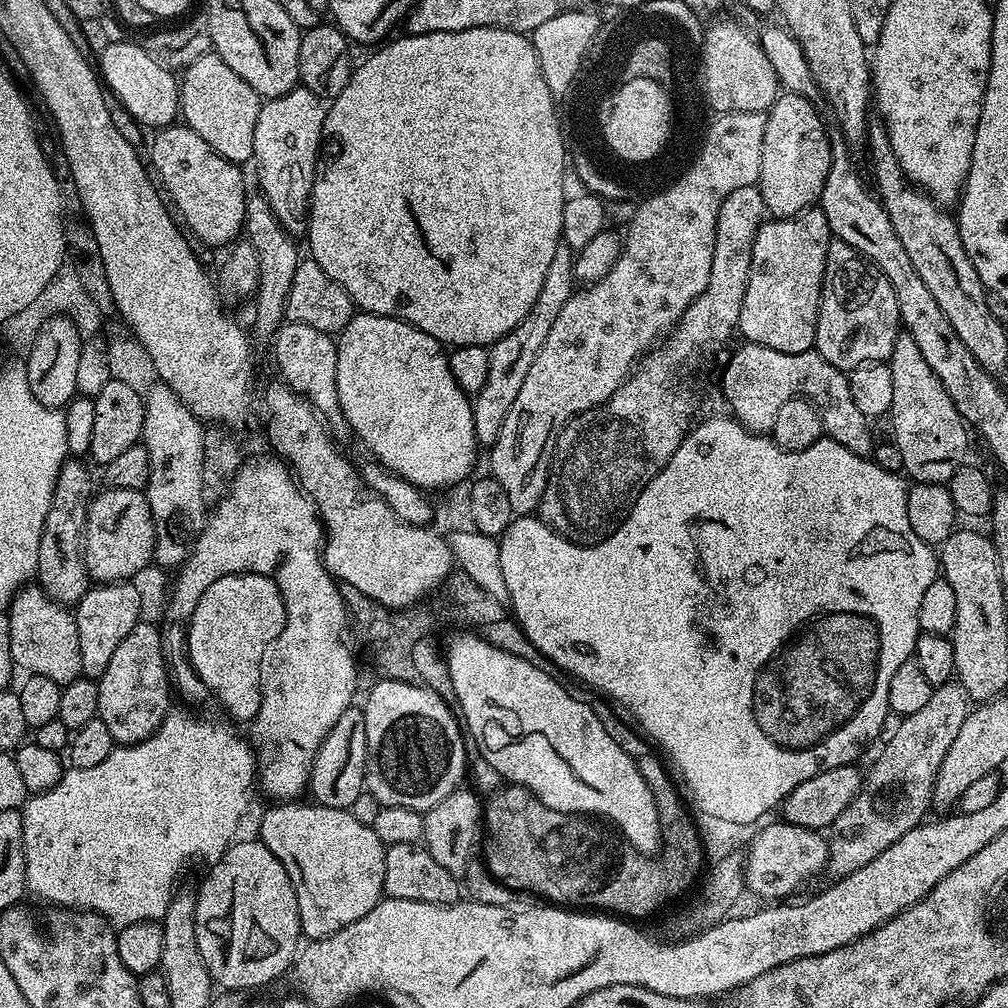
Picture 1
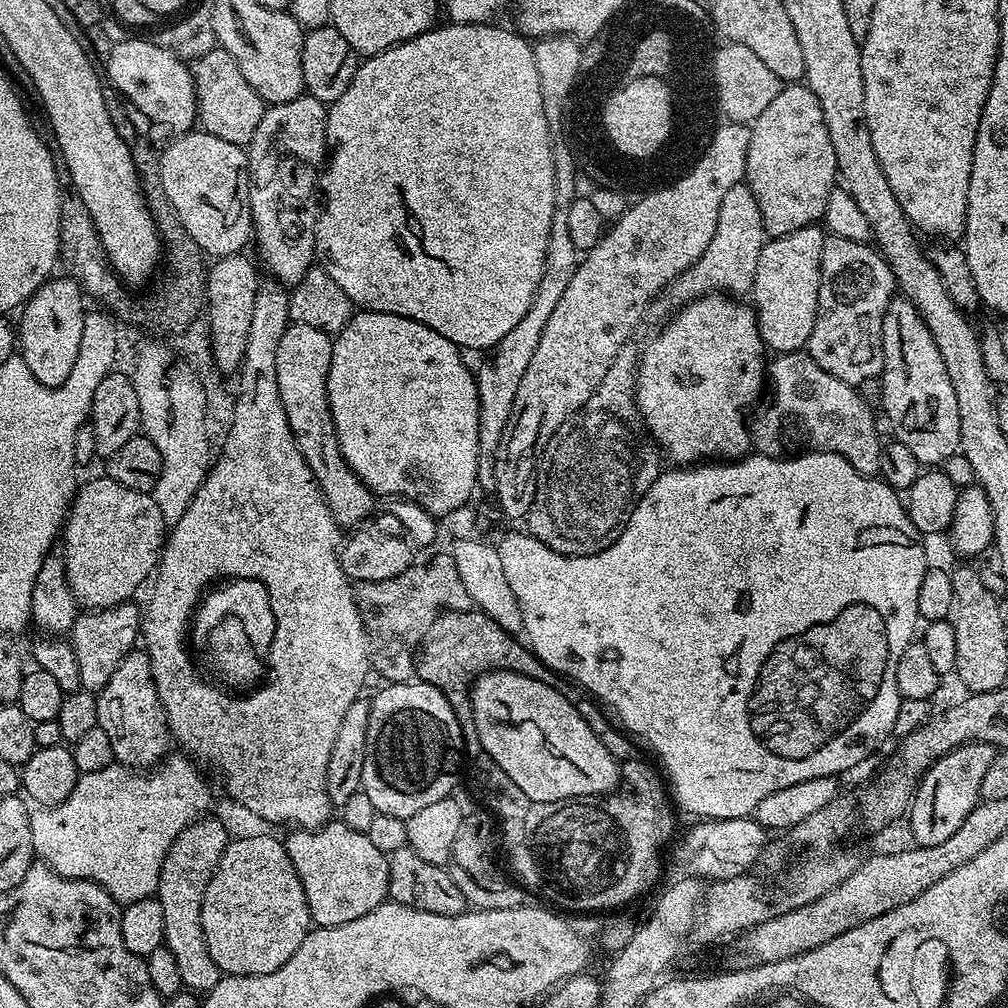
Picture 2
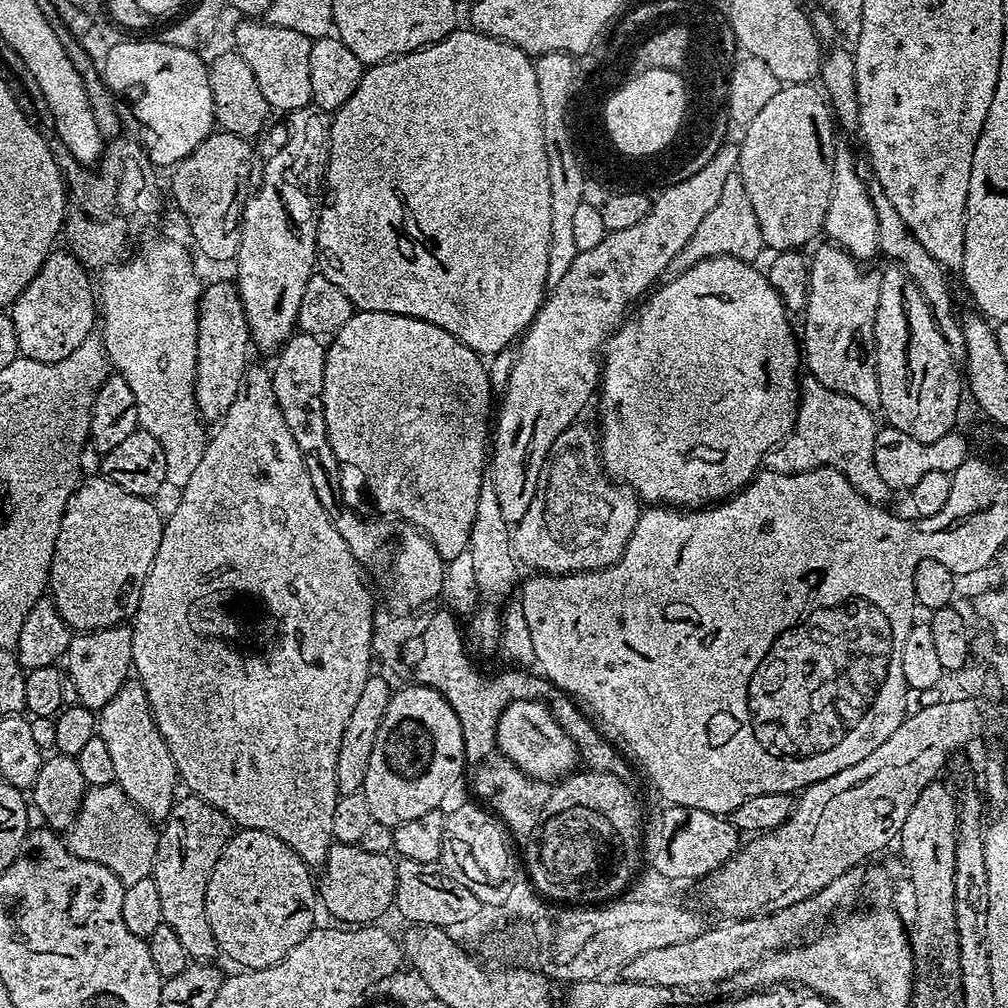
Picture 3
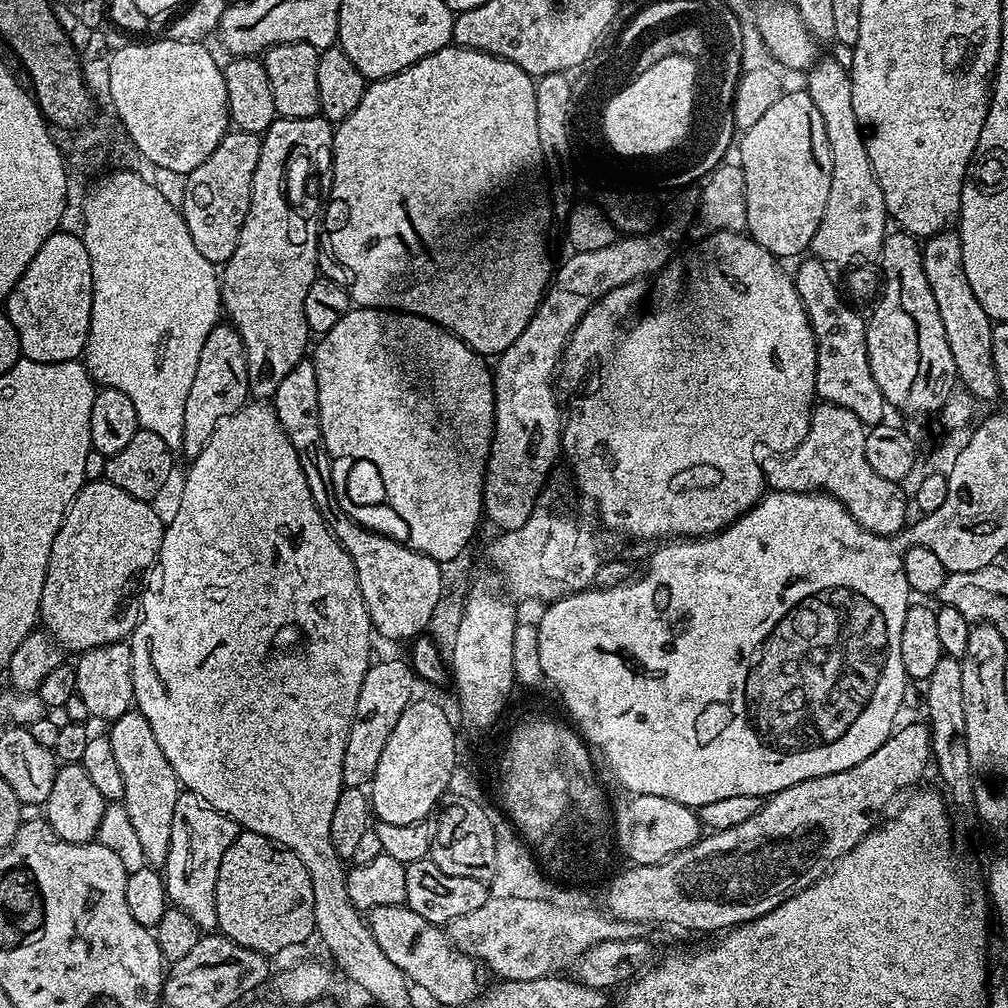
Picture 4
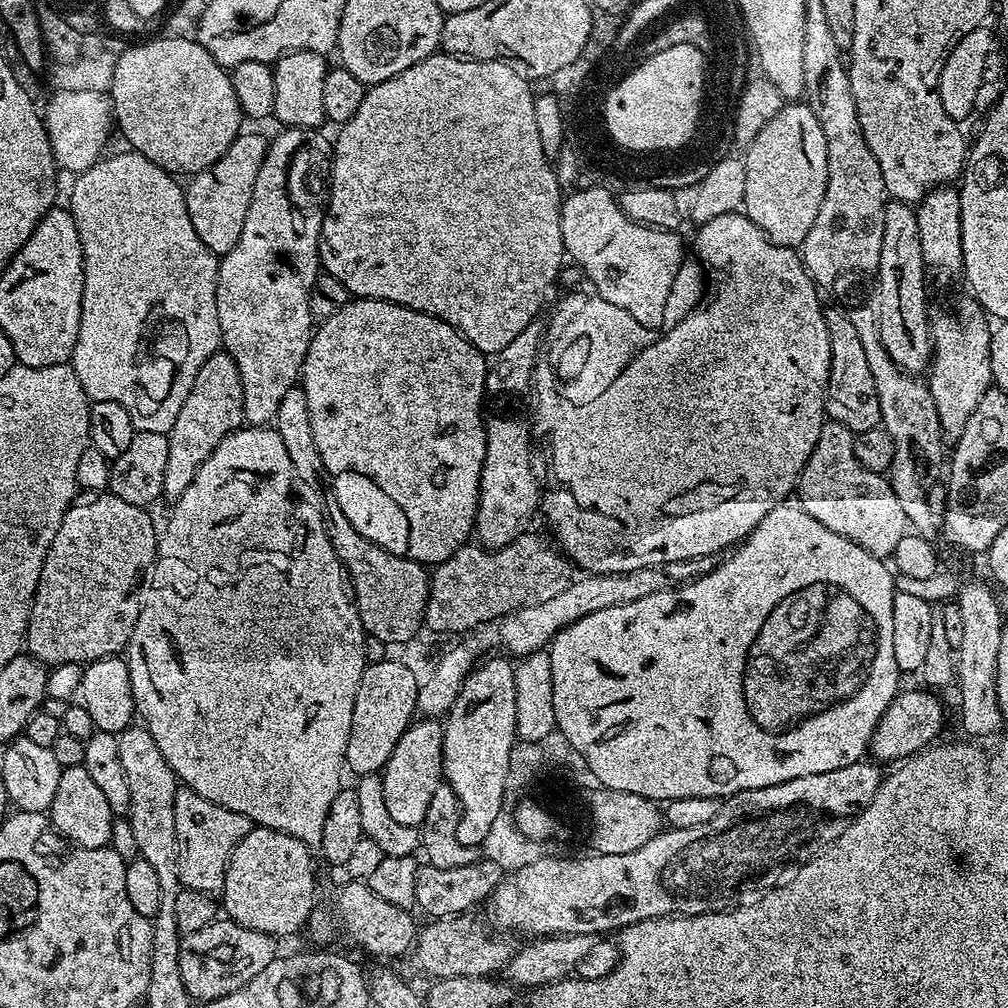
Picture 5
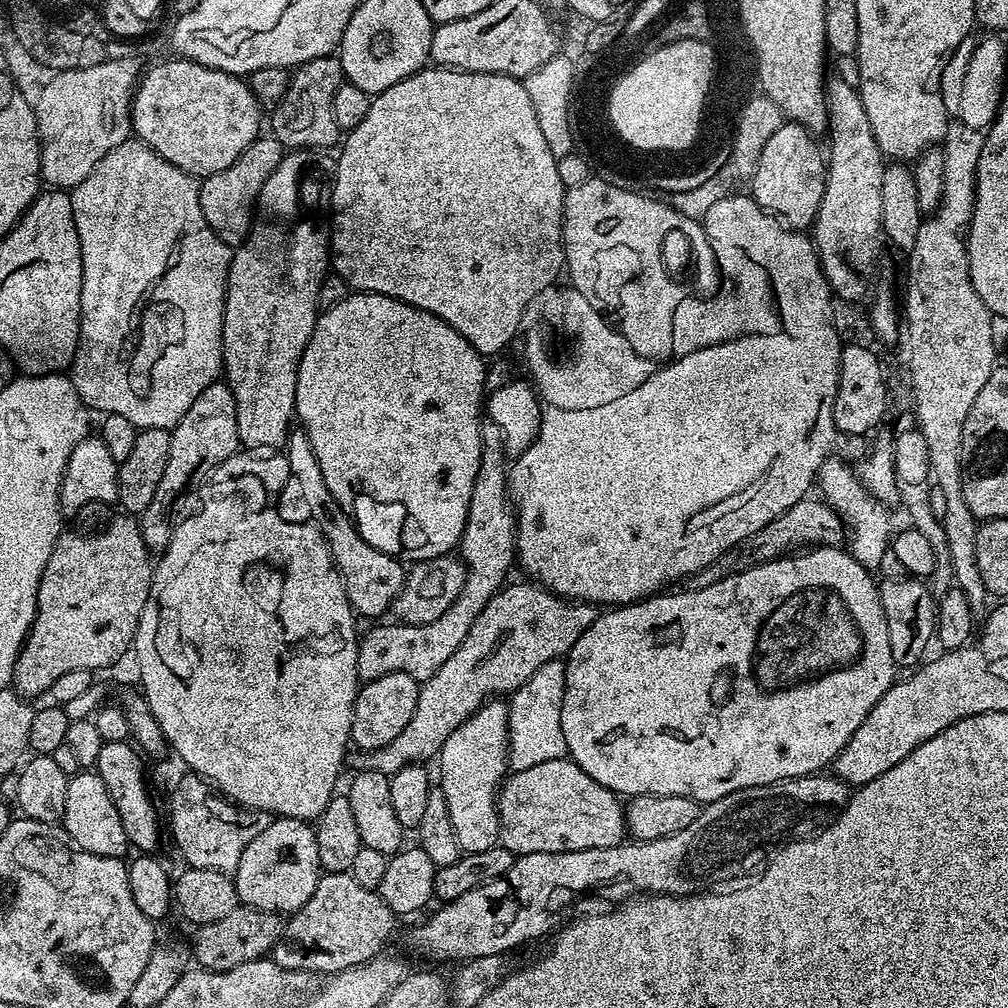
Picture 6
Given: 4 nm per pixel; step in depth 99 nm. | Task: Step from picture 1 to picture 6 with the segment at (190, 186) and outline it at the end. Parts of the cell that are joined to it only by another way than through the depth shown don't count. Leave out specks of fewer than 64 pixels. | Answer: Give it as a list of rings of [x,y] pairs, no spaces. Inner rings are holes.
[[[271,134],[257,136],[246,150],[226,170],[218,170],[218,174],[210,174],[200,180],[200,205],[202,214],[222,238],[230,246],[239,246],[250,234],[254,217],[256,215],[256,199],[260,197],[262,186],[266,186],[266,178],[278,170],[278,162],[282,162],[286,149],[283,144],[277,142],[276,137]]]

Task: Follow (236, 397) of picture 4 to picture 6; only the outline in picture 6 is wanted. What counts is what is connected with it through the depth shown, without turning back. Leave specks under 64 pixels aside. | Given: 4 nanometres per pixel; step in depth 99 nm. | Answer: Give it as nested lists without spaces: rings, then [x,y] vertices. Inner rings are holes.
[[[217,382],[206,386],[206,390],[202,390],[198,398],[194,398],[190,410],[182,414],[180,421],[170,431],[170,458],[166,458],[166,471],[162,474],[162,482],[158,482],[158,490],[154,490],[154,502],[150,502],[150,506],[146,506],[146,510],[138,516],[142,538],[150,550],[163,550],[168,547],[174,527],[172,507],[175,506],[176,499],[199,476],[200,479],[207,477],[218,465],[241,451],[236,403],[227,383]]]

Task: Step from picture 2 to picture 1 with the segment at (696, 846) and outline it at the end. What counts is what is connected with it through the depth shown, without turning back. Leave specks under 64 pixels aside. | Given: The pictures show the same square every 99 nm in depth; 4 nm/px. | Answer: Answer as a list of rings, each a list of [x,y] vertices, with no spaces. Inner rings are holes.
[[[787,822],[780,824],[765,823],[761,832],[757,831],[750,841],[750,851],[744,857],[744,887],[749,893],[761,896],[764,902],[780,902],[791,892],[796,892],[807,880],[823,873],[828,866],[828,840],[819,831],[802,826],[794,826]]]

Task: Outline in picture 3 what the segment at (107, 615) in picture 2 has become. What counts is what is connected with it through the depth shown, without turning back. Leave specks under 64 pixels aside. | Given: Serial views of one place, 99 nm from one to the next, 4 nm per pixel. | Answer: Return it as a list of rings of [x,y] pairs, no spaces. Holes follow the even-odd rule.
[[[117,626],[73,635],[66,653],[67,660],[66,680],[78,693],[79,704],[93,710],[104,708],[106,702],[110,702],[133,675],[132,629],[128,626]]]

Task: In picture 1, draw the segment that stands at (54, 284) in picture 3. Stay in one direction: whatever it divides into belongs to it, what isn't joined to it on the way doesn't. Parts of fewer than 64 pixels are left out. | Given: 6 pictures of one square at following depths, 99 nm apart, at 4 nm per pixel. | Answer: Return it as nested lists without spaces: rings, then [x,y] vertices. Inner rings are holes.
[[[55,316],[44,321],[36,330],[36,337],[27,349],[28,381],[38,402],[47,408],[65,409],[78,394],[78,362],[82,347],[82,333],[67,316]]]

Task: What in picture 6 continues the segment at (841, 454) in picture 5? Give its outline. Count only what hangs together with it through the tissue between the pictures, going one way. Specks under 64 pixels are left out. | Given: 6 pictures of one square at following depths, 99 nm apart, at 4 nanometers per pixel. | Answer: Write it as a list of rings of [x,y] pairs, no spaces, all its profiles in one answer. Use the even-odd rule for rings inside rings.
[[[838,459],[822,462],[818,477],[819,488],[824,503],[830,505],[844,522],[847,551],[864,568],[879,569],[883,556],[890,548],[890,537],[894,532],[894,527],[888,521],[888,512],[884,509],[887,507],[864,487],[859,475],[847,463]]]

